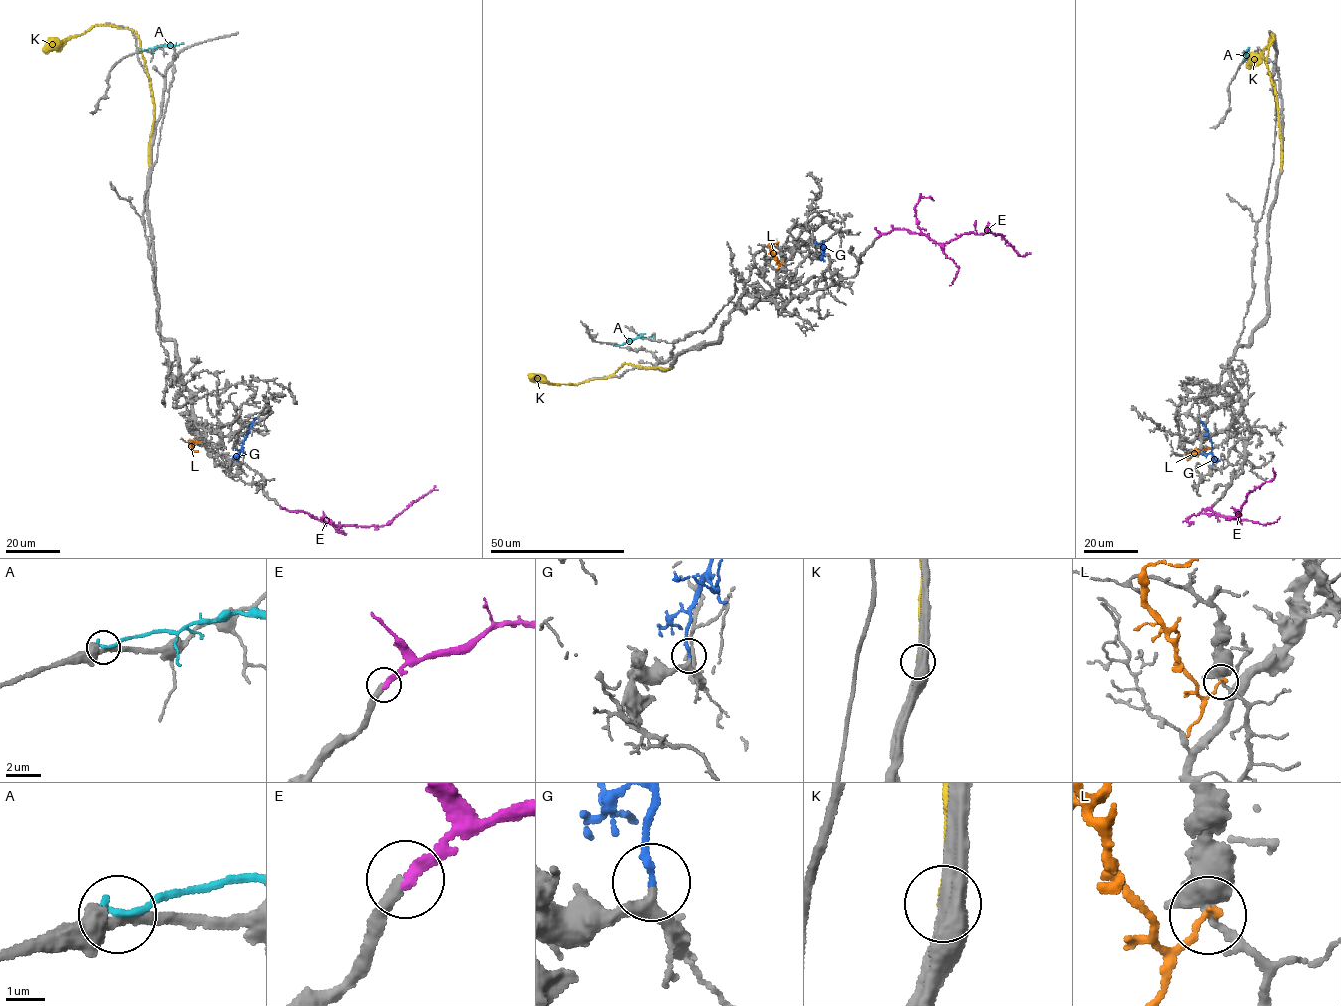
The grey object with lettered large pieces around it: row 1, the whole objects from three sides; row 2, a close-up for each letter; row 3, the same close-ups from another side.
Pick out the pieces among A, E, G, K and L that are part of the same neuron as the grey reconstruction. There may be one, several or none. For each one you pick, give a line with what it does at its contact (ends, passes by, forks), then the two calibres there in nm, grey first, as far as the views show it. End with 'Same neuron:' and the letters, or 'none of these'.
E: it ends there; 260 nm thick on the grey side, 240 nm on the other
G: it ends there; 280 nm thick on the grey side, 160 nm on the other
Same neuron: E, G

